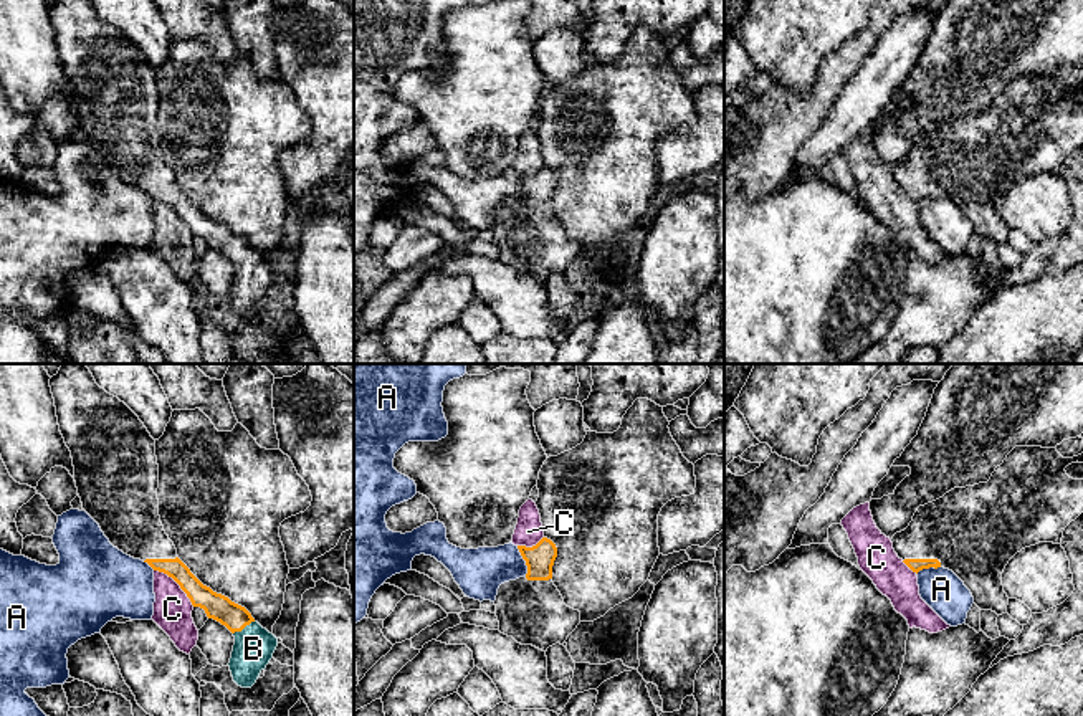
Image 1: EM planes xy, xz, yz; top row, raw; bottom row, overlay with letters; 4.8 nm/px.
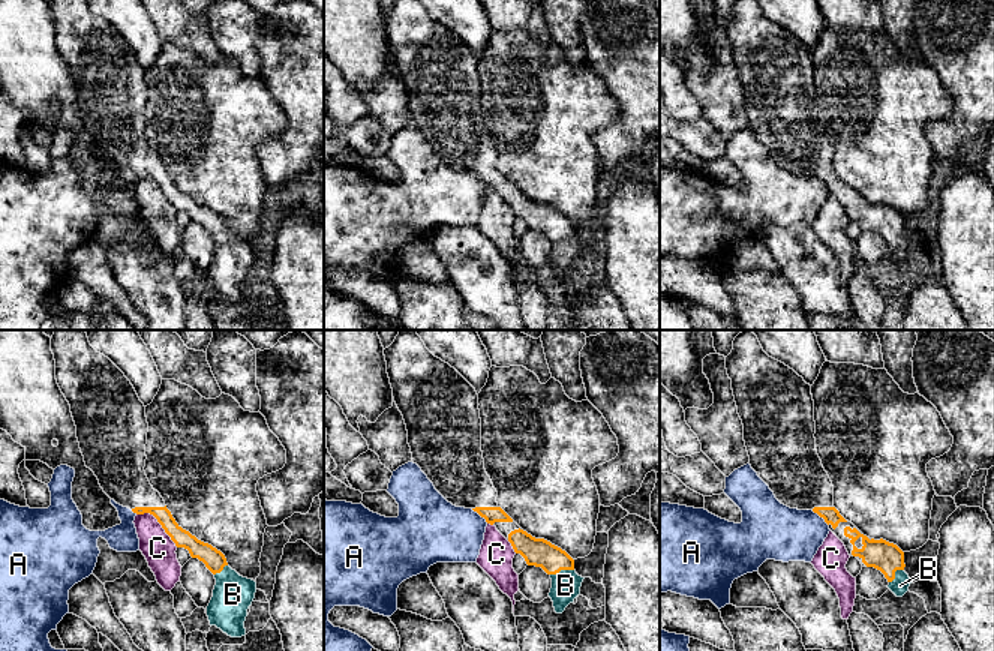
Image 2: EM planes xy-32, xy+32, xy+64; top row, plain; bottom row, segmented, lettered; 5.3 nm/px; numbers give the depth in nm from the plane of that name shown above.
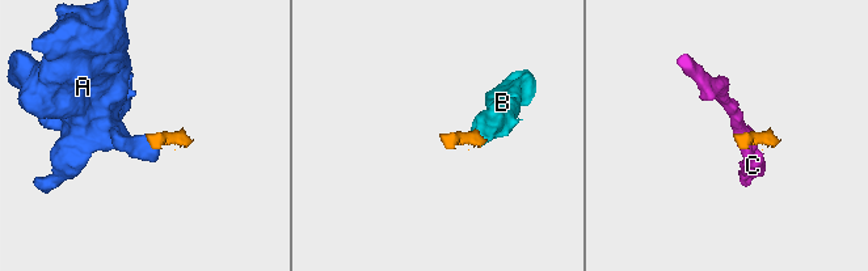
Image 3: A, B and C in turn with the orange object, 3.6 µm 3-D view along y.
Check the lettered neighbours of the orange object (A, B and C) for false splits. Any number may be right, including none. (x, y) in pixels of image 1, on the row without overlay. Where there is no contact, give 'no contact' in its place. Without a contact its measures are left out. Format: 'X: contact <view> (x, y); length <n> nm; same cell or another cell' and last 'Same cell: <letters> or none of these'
A: contact xz (524, 189); length 160 nm; another cell
B: contact xy (243, 257); length 120 nm; same cell
C: contact xy (177, 212); length 260 nm; another cell
Same cell: B

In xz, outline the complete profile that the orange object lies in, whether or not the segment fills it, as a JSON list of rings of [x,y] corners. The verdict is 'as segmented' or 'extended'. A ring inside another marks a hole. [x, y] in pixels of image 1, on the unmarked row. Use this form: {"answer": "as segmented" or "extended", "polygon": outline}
{"answer": "extended", "polygon": [[[542,167],[536,175],[518,175],[527,203],[499,215],[494,230],[499,261],[542,281],[564,273],[580,253],[580,241],[567,236],[552,212],[556,174]]]}

